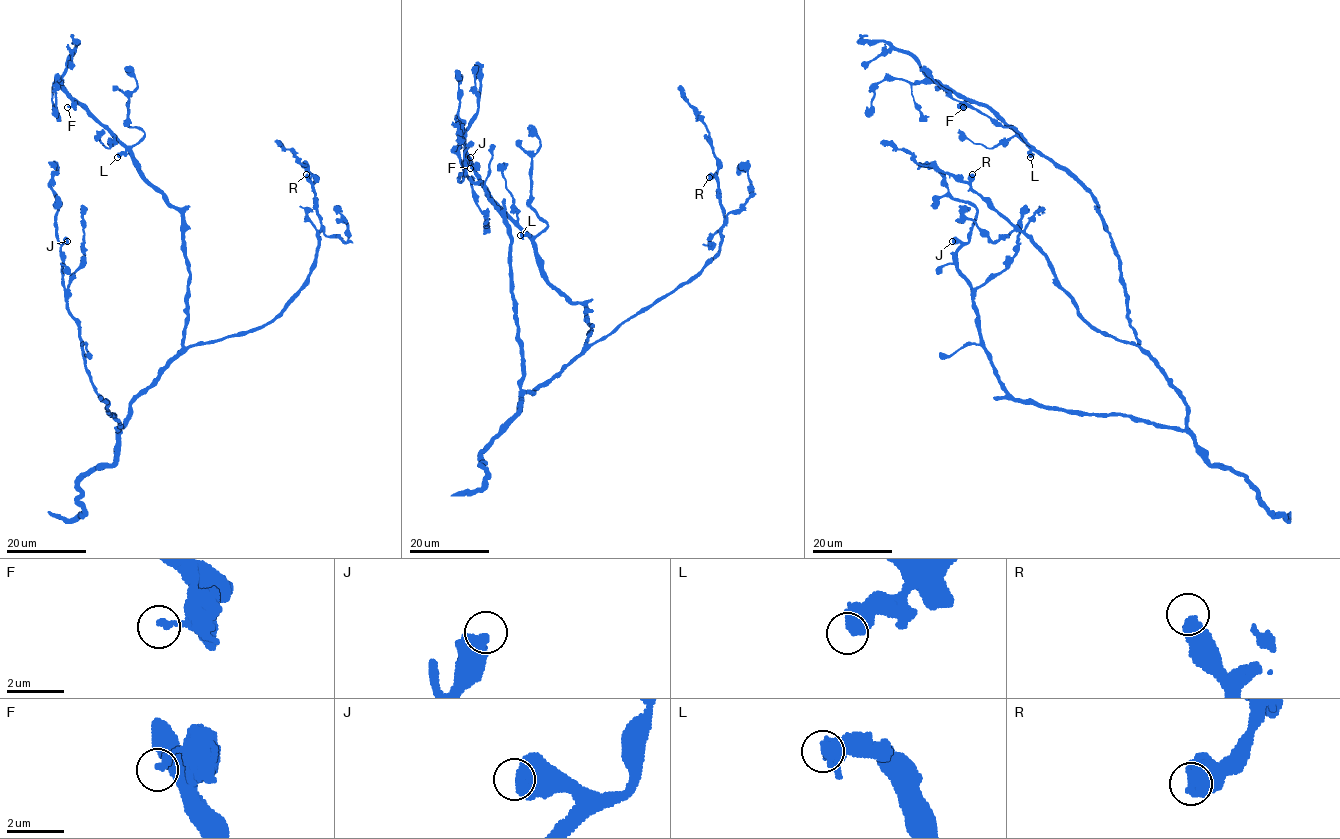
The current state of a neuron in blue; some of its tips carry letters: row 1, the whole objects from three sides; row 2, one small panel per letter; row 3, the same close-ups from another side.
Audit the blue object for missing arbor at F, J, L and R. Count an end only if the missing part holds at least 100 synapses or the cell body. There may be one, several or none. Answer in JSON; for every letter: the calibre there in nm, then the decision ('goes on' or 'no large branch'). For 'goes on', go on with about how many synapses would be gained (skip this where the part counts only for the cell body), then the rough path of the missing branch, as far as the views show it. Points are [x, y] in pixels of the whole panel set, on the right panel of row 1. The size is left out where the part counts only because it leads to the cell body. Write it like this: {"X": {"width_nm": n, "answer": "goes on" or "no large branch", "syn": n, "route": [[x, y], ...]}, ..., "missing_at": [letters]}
{"F": {"width_nm": 200, "answer": "no large branch"}, "J": {"width_nm": 700, "answer": "no large branch"}, "L": {"width_nm": 440, "answer": "no large branch"}, "R": {"width_nm": 650, "answer": "no large branch"}, "missing_at": []}

